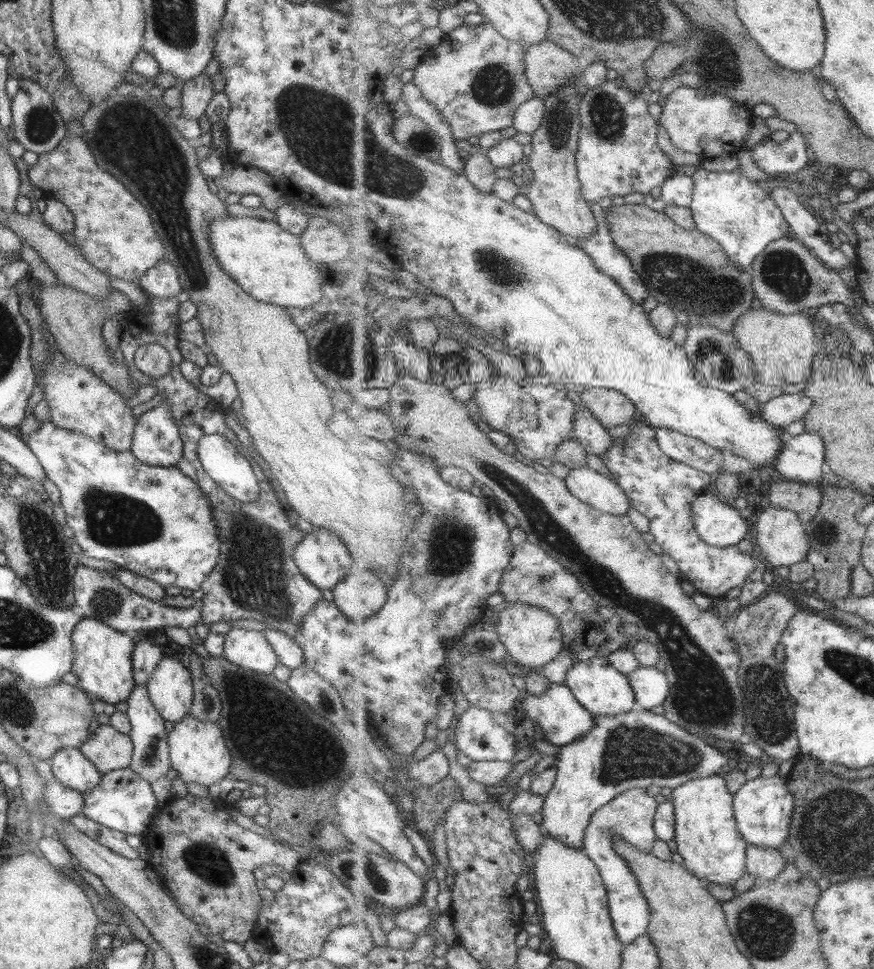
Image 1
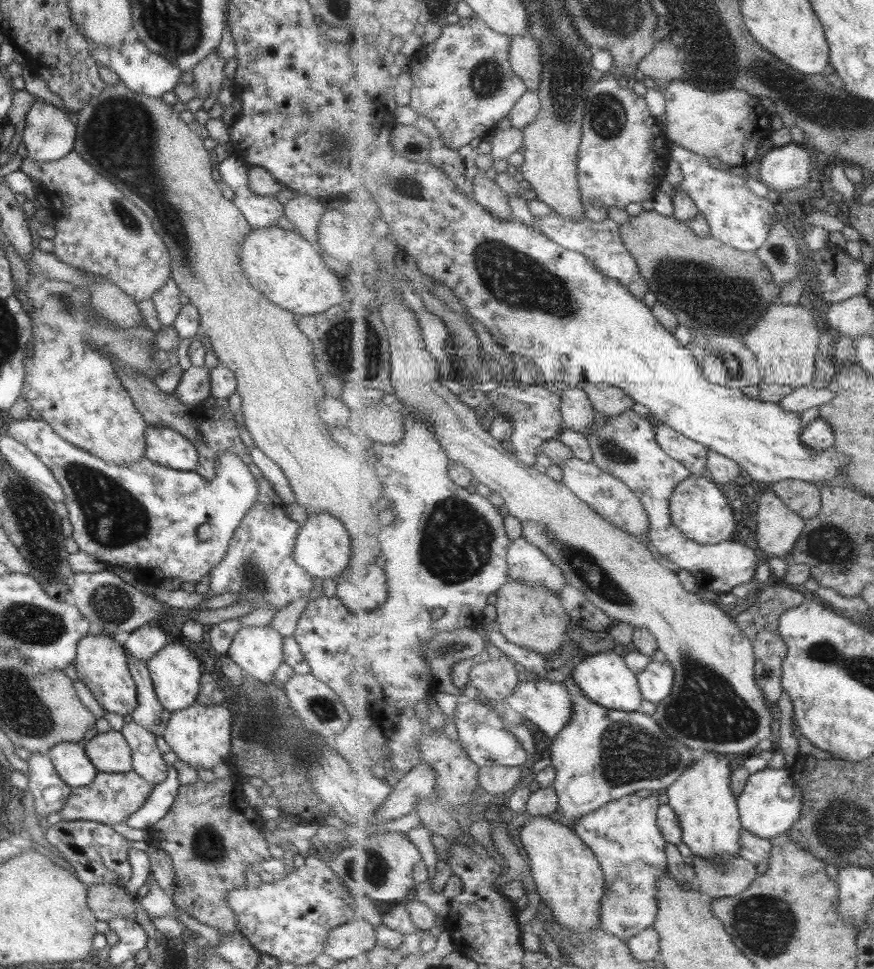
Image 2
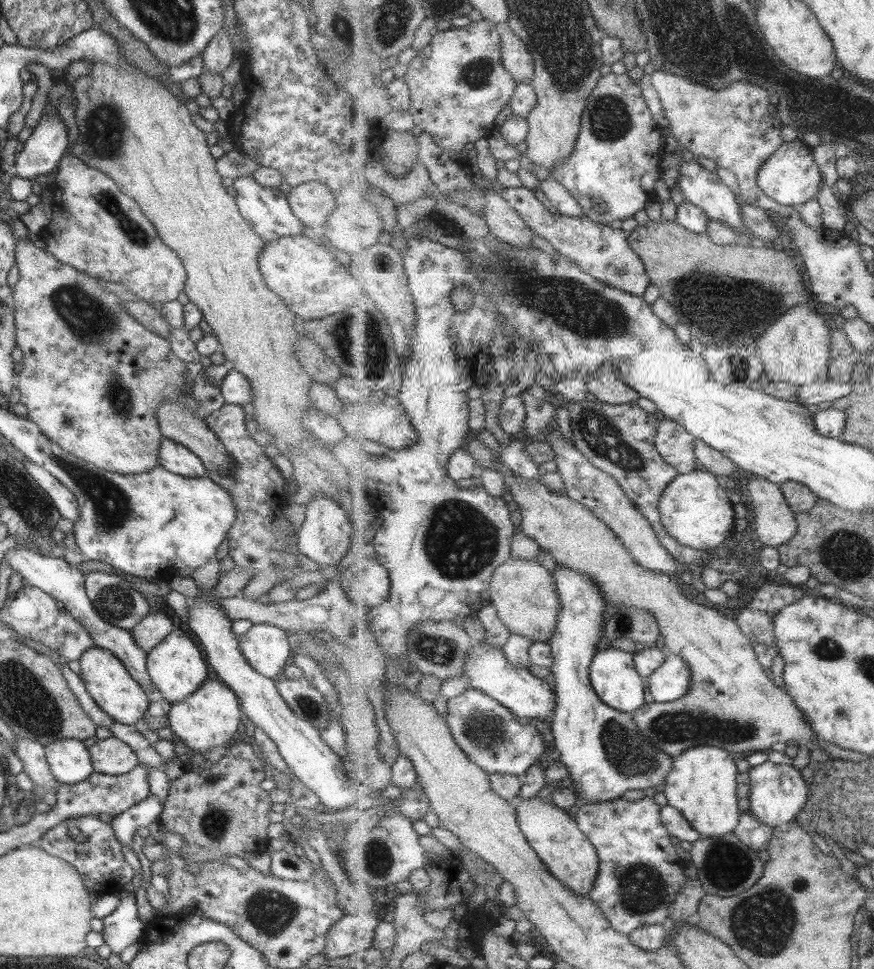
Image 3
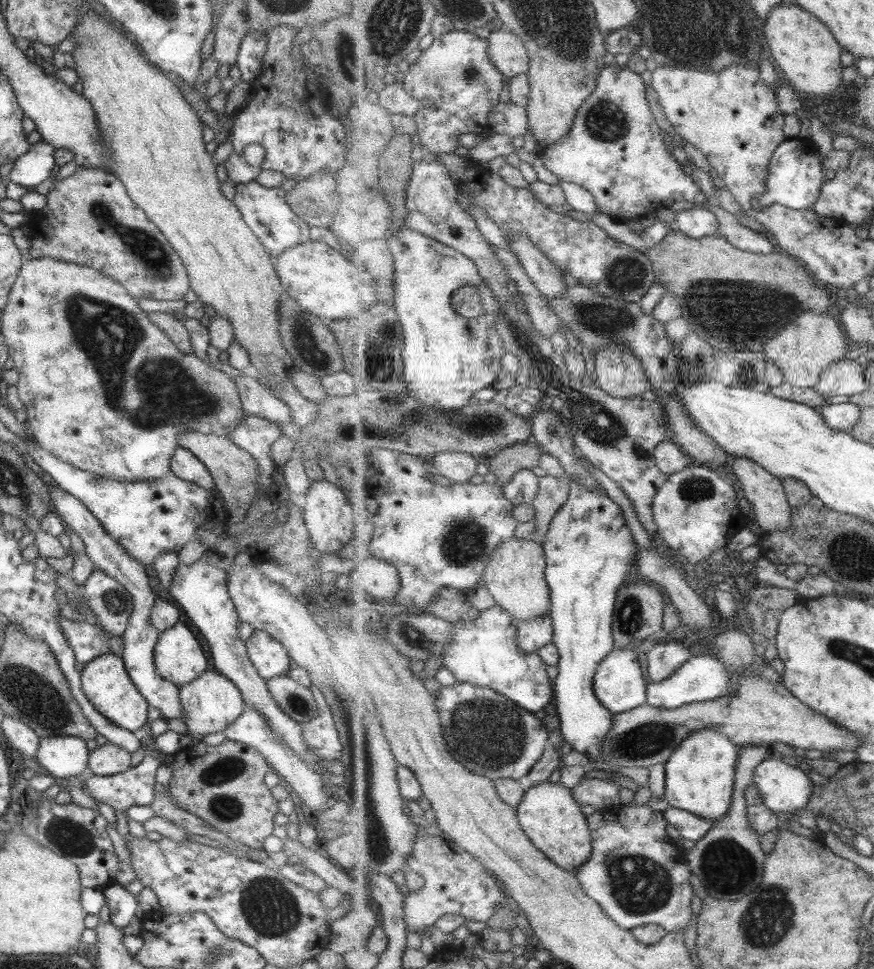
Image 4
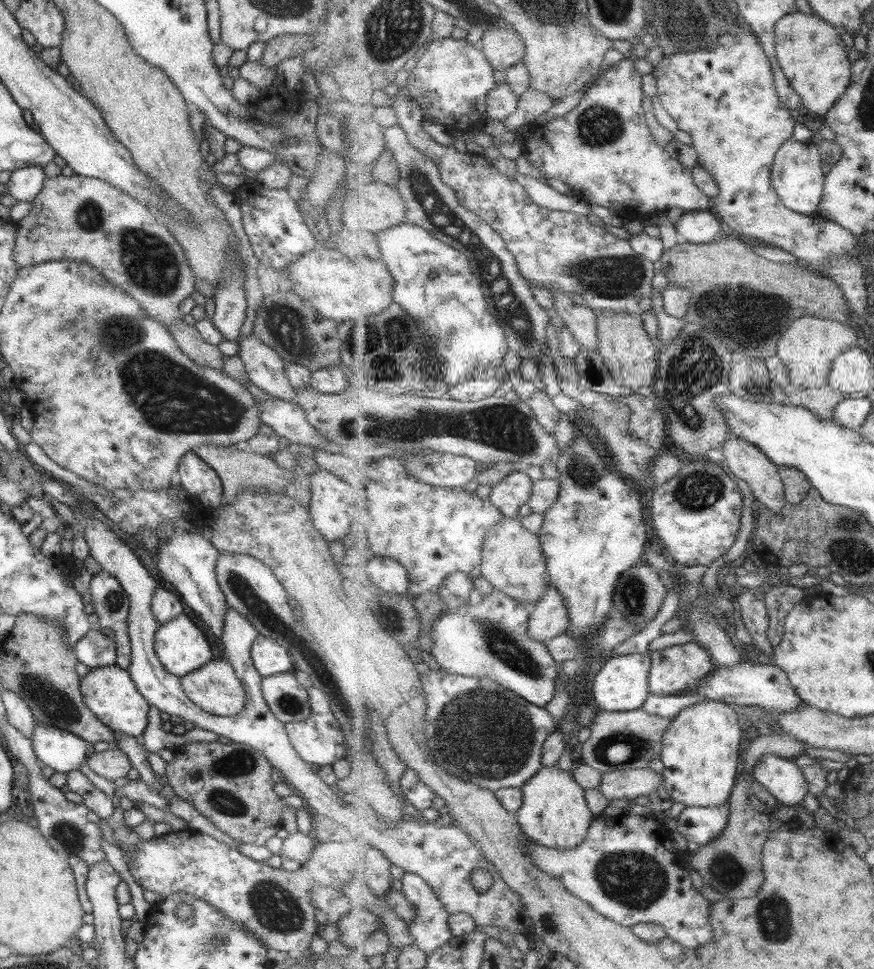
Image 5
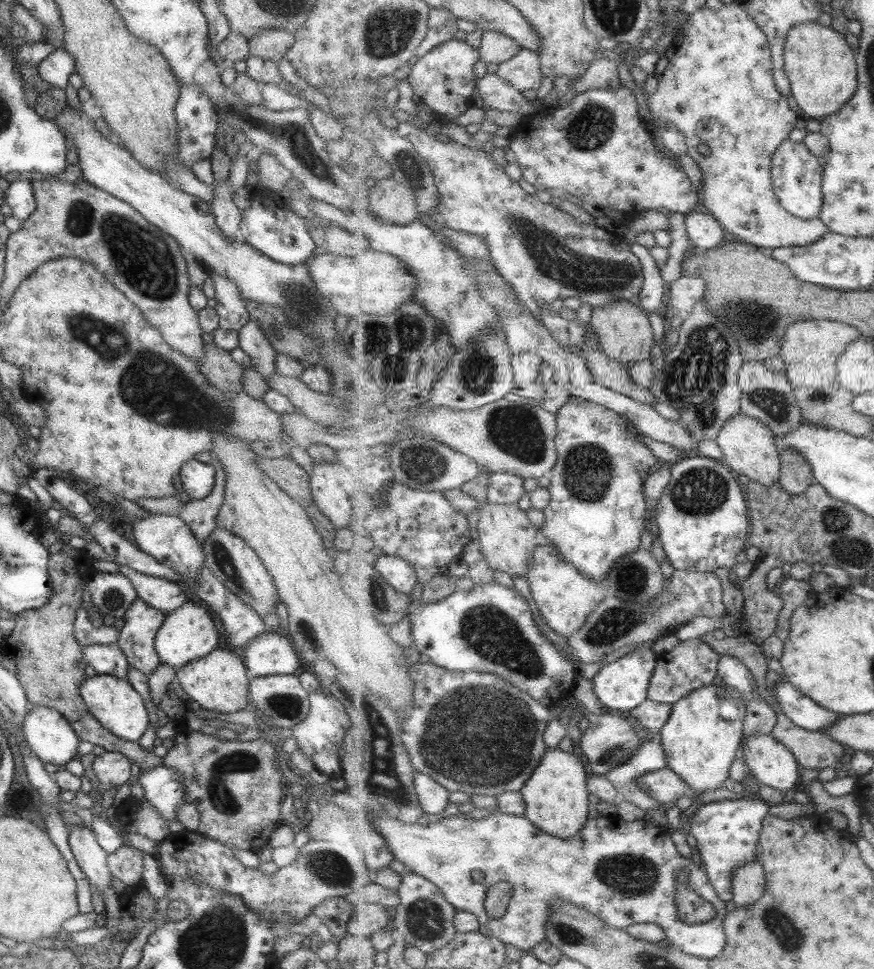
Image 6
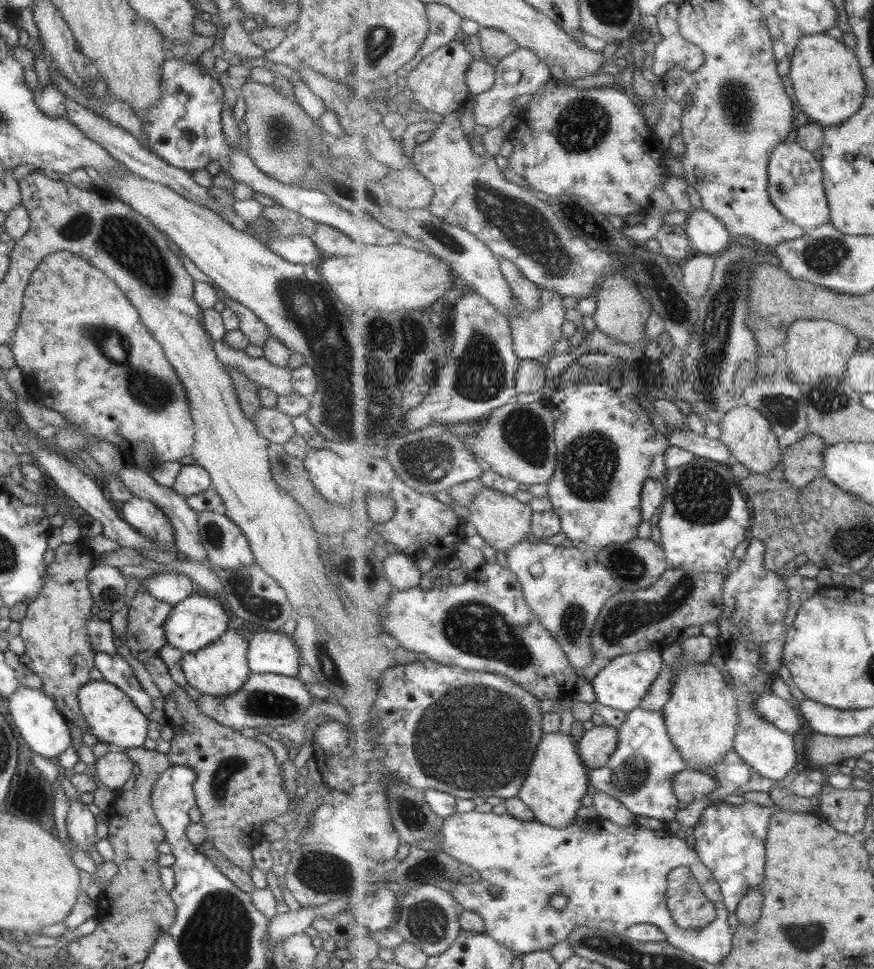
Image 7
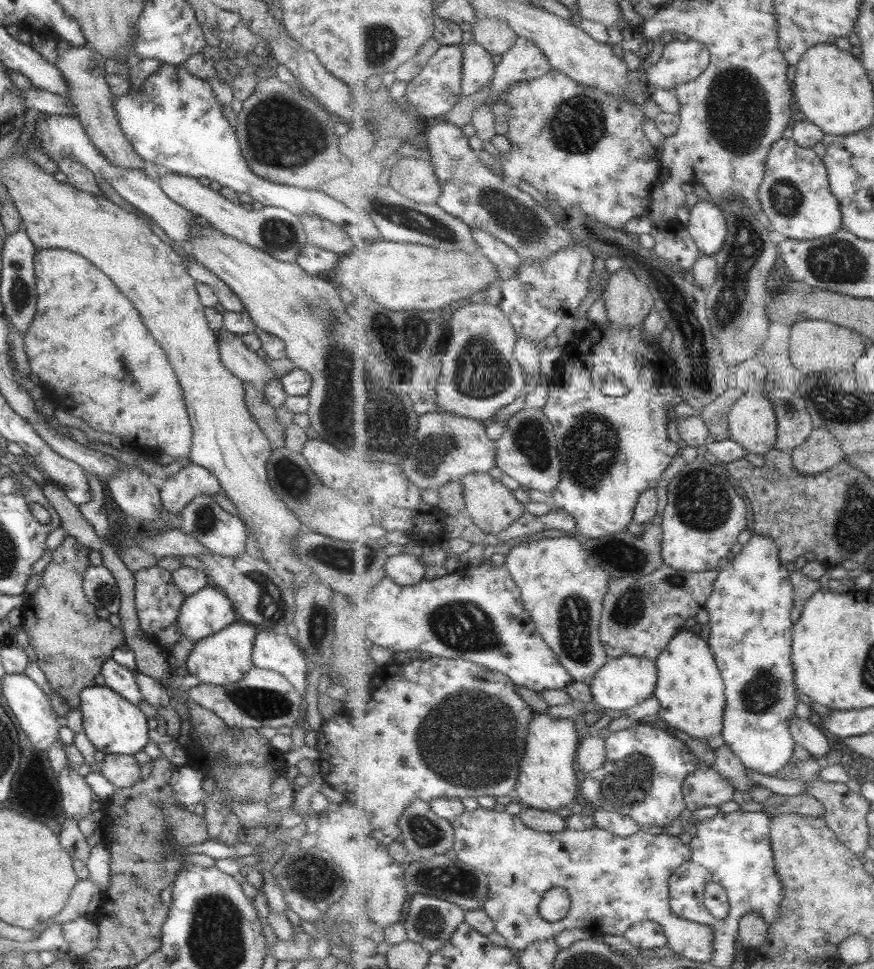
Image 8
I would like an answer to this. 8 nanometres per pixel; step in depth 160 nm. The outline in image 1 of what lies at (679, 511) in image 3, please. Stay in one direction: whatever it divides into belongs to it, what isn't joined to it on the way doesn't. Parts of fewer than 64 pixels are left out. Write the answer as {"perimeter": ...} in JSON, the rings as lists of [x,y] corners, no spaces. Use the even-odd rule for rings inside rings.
{"perimeter":[[[713,488],[697,495],[691,504],[693,526],[700,538],[709,544],[735,546],[747,536],[747,520]]]}

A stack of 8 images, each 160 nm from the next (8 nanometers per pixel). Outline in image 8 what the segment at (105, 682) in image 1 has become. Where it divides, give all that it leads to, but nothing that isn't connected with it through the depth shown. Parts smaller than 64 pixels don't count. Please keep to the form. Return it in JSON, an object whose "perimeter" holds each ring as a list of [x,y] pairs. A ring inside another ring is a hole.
{"perimeter":[[[93,685],[81,689],[78,694],[78,710],[82,716],[82,730],[91,745],[106,754],[133,755],[148,742],[147,718],[139,707],[127,702],[122,696],[105,686]]]}

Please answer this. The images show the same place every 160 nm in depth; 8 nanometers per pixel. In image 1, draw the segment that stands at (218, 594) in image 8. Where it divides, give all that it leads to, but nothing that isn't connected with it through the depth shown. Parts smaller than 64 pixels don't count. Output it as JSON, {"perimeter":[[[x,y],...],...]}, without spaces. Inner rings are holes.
{"perimeter":[[[162,657],[145,687],[152,707],[163,720],[179,722],[192,705],[193,673],[172,657]]]}

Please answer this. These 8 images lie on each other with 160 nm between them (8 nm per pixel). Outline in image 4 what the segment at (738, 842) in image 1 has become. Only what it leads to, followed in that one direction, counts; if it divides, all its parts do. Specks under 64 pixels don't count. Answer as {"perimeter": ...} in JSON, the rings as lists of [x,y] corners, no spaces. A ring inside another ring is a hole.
{"perimeter":[[[712,728],[696,730],[665,763],[665,795],[669,806],[682,808],[707,820],[723,820],[732,808],[736,764],[741,748]]]}

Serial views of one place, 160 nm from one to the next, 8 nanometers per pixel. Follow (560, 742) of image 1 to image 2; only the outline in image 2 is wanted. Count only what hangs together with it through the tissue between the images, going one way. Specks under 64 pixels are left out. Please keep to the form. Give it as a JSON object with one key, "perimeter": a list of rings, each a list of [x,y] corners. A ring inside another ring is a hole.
{"perimeter":[[[541,680],[520,682],[516,691],[506,698],[503,710],[512,717],[533,722],[553,742],[574,716],[574,700],[565,683]]]}

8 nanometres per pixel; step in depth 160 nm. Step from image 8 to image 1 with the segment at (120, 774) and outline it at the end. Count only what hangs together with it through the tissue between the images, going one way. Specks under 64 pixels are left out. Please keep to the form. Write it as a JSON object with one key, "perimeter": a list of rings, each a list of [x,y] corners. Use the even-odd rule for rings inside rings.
{"perimeter":[[[109,723],[98,725],[78,749],[101,775],[127,767],[133,750],[128,735],[117,732]]]}

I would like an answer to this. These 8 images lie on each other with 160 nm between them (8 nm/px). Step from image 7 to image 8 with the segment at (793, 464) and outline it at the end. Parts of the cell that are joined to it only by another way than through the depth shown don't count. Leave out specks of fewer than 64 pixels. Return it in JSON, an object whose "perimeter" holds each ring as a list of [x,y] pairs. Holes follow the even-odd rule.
{"perimeter":[[[825,428],[814,429],[801,446],[790,452],[797,471],[803,475],[819,475],[848,460],[837,437]]]}

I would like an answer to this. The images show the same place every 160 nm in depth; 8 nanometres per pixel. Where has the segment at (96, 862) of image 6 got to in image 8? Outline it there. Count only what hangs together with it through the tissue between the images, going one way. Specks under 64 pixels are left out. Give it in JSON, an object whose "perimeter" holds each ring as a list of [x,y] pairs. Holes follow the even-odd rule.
{"perimeter":[[[65,764],[56,778],[61,794],[63,818],[78,821],[87,816],[93,794],[83,777],[77,773],[77,770],[67,769]]]}

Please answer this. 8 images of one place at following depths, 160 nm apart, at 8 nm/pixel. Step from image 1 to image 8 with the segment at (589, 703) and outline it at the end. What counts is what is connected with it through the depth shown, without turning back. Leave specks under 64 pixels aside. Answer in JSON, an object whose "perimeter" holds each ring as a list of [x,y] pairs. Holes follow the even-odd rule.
{"perimeter":[[[635,655],[611,657],[593,677],[589,684],[590,692],[593,700],[603,709],[629,710],[654,695],[658,683],[658,674],[656,660],[649,657]]]}

